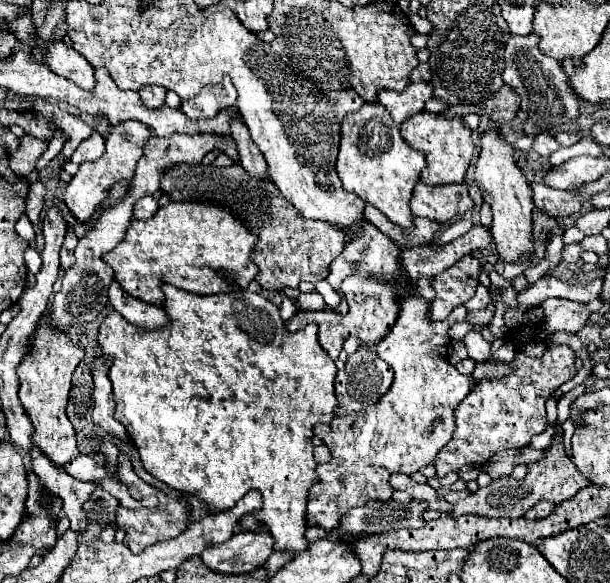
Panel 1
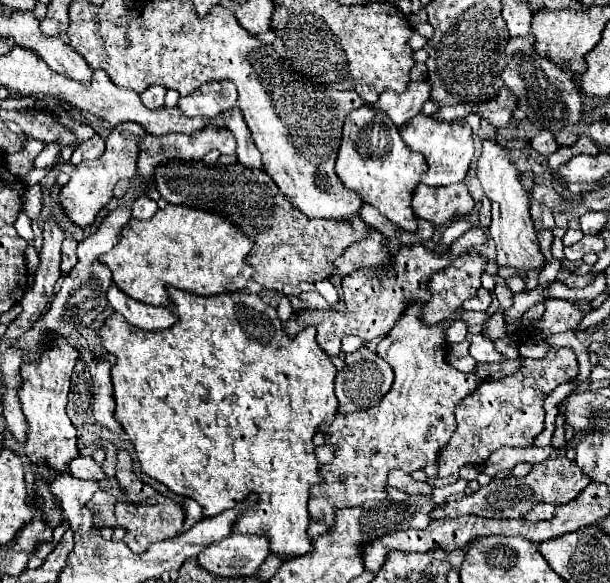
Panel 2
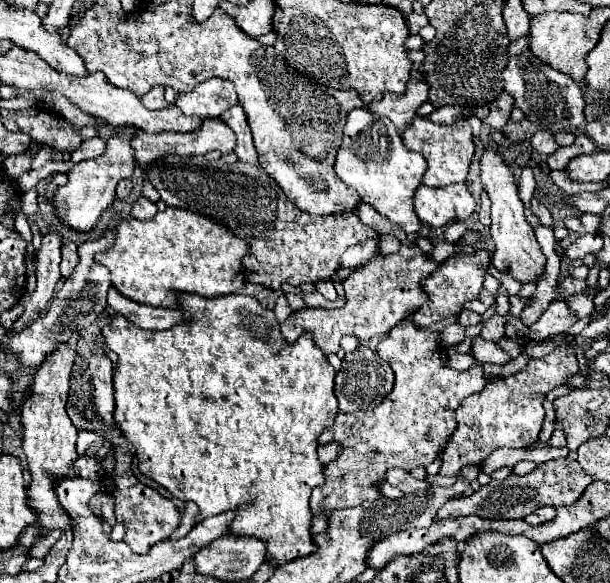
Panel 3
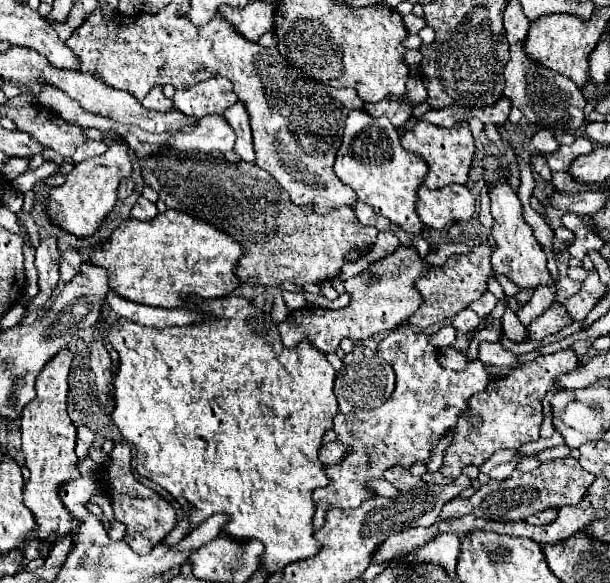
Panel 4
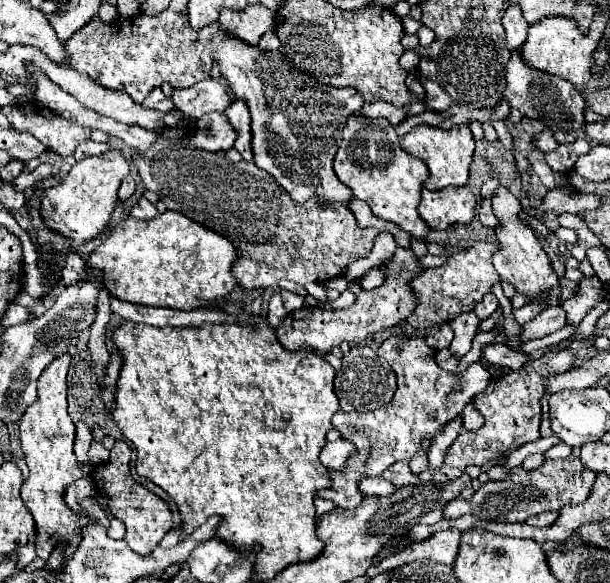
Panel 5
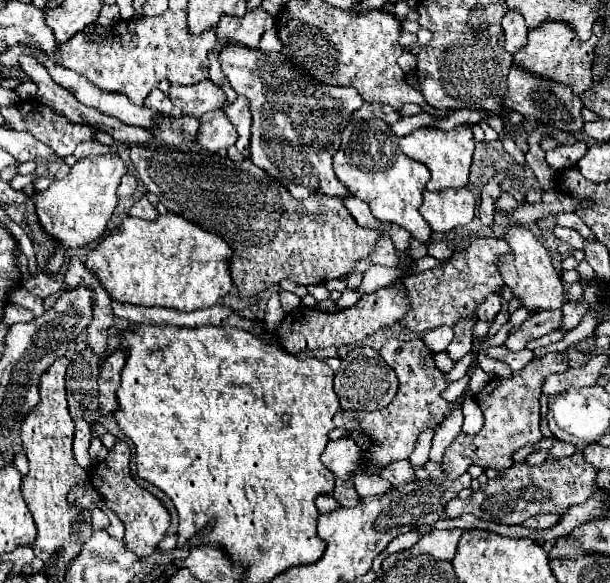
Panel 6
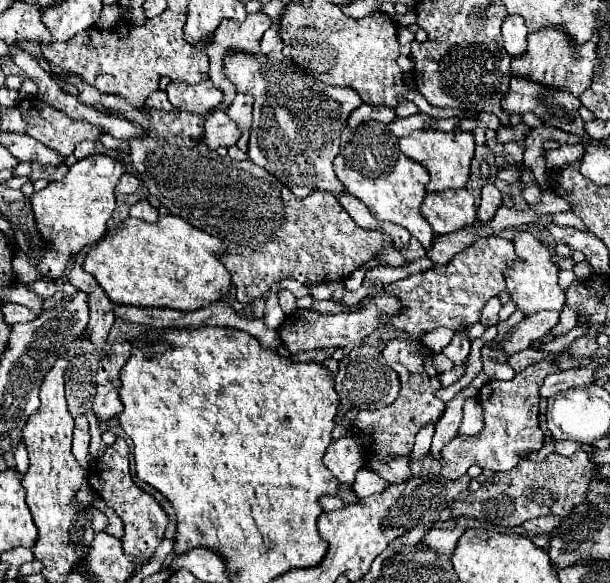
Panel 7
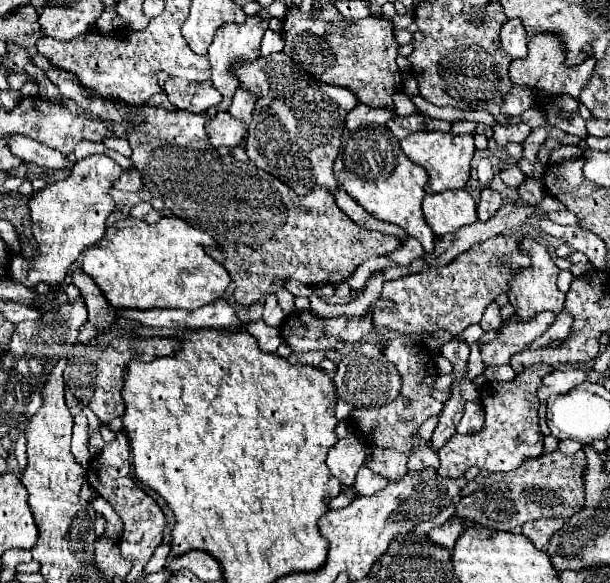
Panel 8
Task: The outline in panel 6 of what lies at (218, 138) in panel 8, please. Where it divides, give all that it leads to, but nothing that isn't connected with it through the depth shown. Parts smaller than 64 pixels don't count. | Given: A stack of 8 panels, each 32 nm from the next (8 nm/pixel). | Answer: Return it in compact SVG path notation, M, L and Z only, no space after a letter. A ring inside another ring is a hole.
M214 110L200 118L200 132L198 132L196 140L206 150L216 152L220 148L232 146L238 140L238 132L222 110Z

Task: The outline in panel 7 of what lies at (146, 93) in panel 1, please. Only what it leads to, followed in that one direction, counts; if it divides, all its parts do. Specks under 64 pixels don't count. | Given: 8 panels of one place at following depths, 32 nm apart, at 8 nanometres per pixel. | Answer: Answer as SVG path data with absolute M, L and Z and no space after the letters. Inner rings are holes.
M158 90L158 92L154 92L148 100L146 100L146 106L148 108L162 108L162 110L174 110L172 108L172 104L168 102L168 98L166 98L166 92L162 92L162 90Z

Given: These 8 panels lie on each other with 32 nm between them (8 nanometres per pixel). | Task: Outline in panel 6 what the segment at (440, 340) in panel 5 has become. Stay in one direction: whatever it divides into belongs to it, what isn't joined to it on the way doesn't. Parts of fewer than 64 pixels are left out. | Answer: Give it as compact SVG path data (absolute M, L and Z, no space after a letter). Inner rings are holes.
M442 326L442 328L436 328L436 330L432 330L432 332L426 332L424 334L424 342L426 342L426 346L432 350L432 352L442 352L450 342L452 342L452 328L448 328L448 326Z

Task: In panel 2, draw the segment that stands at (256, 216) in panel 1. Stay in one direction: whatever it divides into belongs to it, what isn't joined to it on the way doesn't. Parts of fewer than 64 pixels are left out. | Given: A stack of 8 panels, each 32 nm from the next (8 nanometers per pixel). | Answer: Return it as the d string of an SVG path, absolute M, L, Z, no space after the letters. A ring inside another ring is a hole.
M174 160L166 162L166 166L158 166L154 174L156 190L168 204L214 212L240 228L242 234L254 242L250 254L246 256L246 264L252 264L256 270L252 280L270 290L282 290L286 284L298 286L300 282L318 282L328 278L332 274L334 260L350 244L366 238L370 230L360 218L350 218L346 222L306 218L306 214L286 200L276 182L264 170L250 170L240 162L206 164L204 160Z

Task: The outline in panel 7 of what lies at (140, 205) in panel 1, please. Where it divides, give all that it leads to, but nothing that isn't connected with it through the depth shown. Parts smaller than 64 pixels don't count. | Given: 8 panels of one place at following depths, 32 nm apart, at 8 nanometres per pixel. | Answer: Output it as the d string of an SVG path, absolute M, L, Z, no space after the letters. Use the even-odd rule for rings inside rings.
M140 200L130 208L130 216L146 220L146 222L156 222L158 220L158 210L148 200Z

